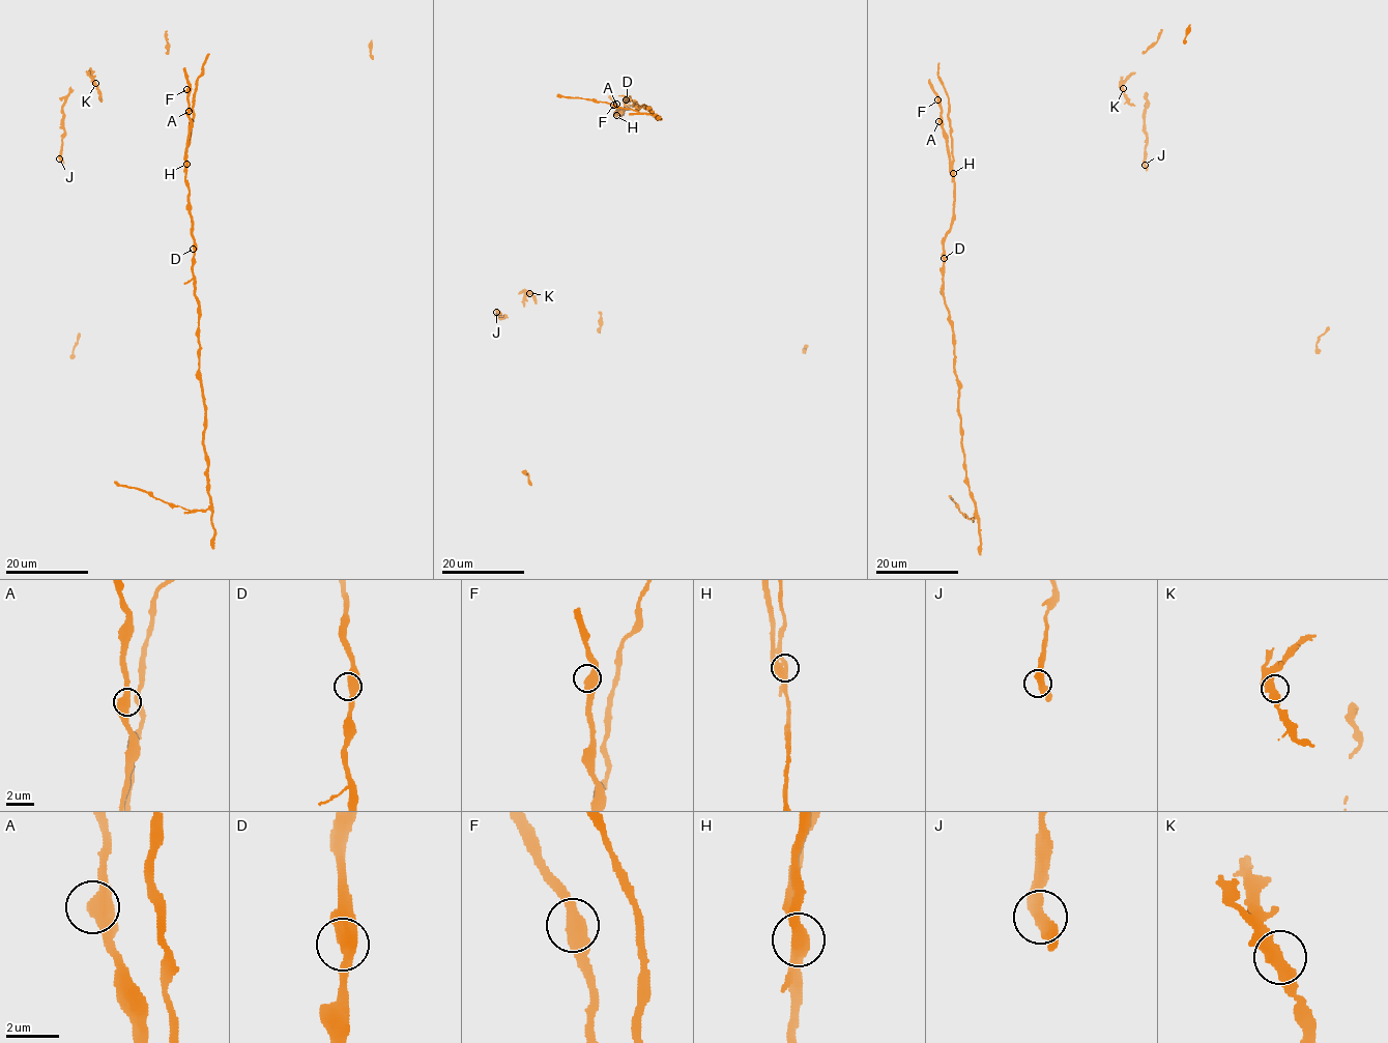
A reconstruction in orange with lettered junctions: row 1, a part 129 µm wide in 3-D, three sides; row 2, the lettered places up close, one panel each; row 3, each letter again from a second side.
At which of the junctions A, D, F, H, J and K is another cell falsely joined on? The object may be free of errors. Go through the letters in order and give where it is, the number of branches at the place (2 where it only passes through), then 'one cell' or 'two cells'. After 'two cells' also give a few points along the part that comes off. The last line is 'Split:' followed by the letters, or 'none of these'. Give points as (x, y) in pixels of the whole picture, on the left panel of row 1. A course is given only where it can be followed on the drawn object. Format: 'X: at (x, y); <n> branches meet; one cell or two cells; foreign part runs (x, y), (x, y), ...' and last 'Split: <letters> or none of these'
A: at (189, 111); 2 branches meet; one cell
D: at (193, 249); 2 branches meet; one cell
F: at (186, 89); 2 branches meet; one cell
H: at (186, 164); 2 branches meet; two cells; foreign part runs (186, 163), (193, 94), (208, 54)
J: at (59, 158); 2 branches meet; one cell
K: at (95, 83); 2 branches meet; one cell
Split: H

